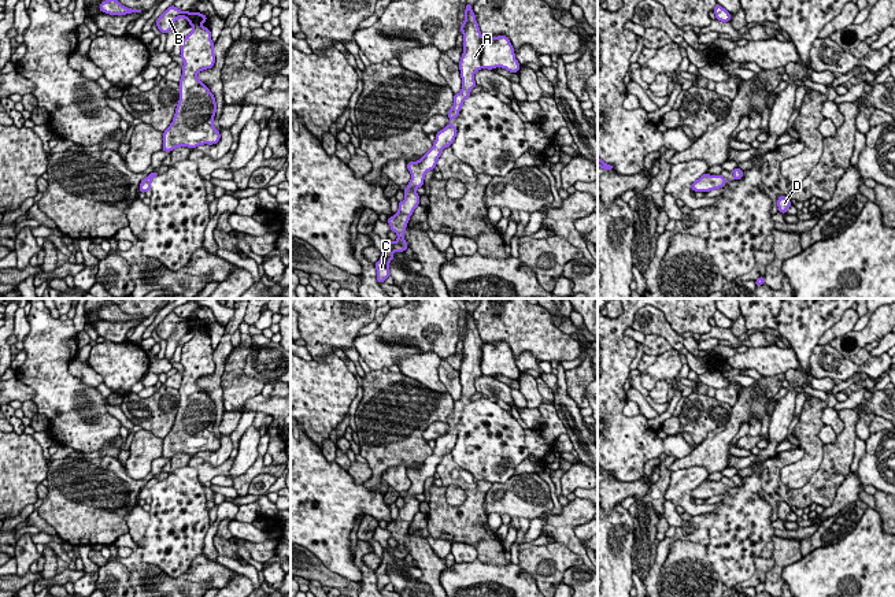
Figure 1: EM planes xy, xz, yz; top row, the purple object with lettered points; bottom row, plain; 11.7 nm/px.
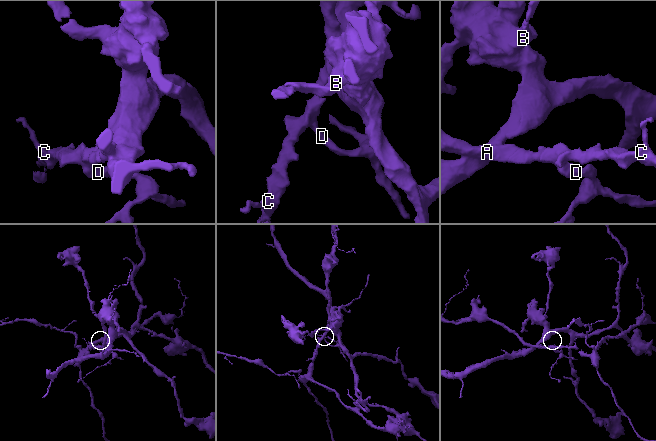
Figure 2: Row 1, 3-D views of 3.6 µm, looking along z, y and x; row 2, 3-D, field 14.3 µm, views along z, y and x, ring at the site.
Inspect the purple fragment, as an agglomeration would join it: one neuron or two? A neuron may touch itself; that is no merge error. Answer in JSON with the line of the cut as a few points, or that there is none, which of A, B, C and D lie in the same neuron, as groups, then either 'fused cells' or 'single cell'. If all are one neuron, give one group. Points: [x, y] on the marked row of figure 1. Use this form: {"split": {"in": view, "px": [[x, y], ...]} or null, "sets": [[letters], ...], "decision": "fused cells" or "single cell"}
{"split": null, "sets": [["A", "B", "C", "D"]], "decision": "single cell"}

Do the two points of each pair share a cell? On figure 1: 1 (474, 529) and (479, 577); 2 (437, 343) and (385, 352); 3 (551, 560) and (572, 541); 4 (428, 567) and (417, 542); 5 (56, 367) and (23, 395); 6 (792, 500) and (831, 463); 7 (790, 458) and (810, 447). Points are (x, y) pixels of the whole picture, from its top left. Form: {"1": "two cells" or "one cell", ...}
{"1": "two cells", "2": "one cell", "3": "two cells", "4": "one cell", "5": "two cells", "6": "one cell", "7": "two cells"}

